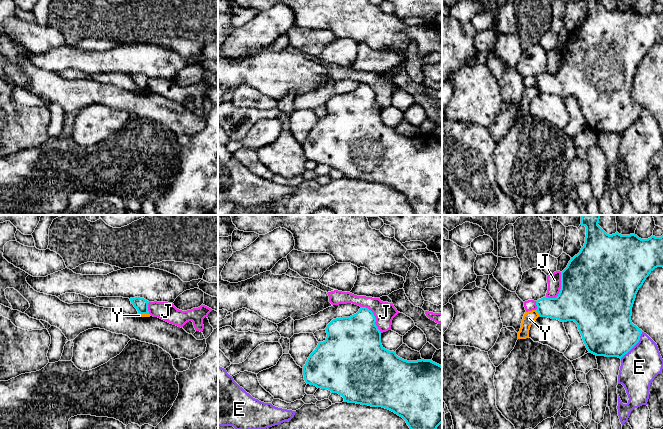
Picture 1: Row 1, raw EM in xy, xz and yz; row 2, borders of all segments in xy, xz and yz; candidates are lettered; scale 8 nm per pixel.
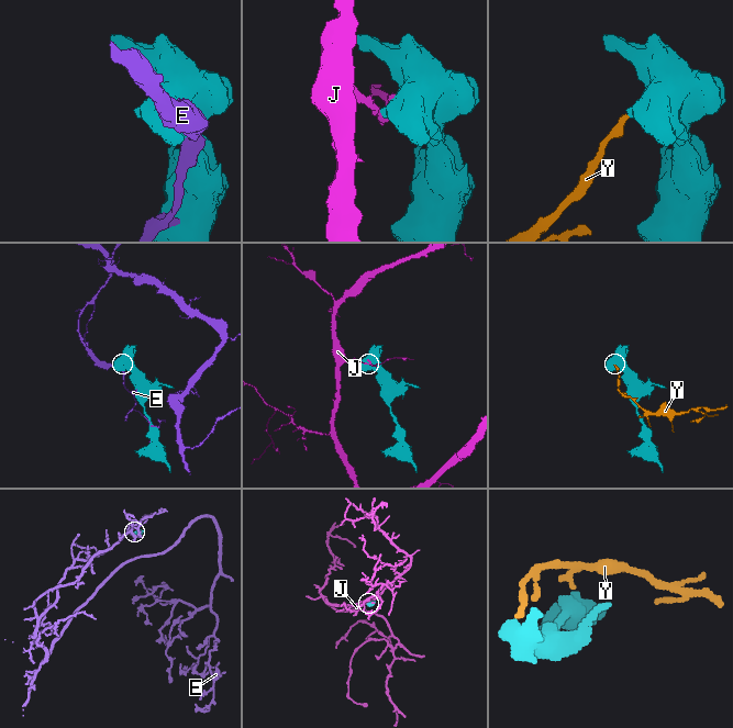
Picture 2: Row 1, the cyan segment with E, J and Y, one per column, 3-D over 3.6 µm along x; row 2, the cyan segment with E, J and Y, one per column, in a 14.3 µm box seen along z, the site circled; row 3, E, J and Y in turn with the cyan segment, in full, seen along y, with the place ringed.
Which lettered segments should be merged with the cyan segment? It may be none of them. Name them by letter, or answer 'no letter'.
no letter

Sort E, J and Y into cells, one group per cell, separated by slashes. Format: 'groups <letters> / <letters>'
groups E / J / Y

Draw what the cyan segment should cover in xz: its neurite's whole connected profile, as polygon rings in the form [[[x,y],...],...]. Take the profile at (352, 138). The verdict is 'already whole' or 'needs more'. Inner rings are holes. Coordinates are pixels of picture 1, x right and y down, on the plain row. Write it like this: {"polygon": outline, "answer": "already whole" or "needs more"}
{"polygon": [[[361,83],[356,90],[350,93],[333,95],[325,105],[327,109],[326,116],[318,119],[303,143],[305,158],[317,164],[328,165],[332,169],[338,169],[344,174],[344,178],[368,181],[371,183],[382,183],[394,188],[406,197],[415,215],[439,215],[436,211],[436,205],[442,199],[442,142],[431,136],[421,135],[417,137],[407,137],[398,133],[394,127],[385,125],[381,120],[381,108],[375,98],[376,94],[373,88],[366,83]]], "answer": "already whole"}

